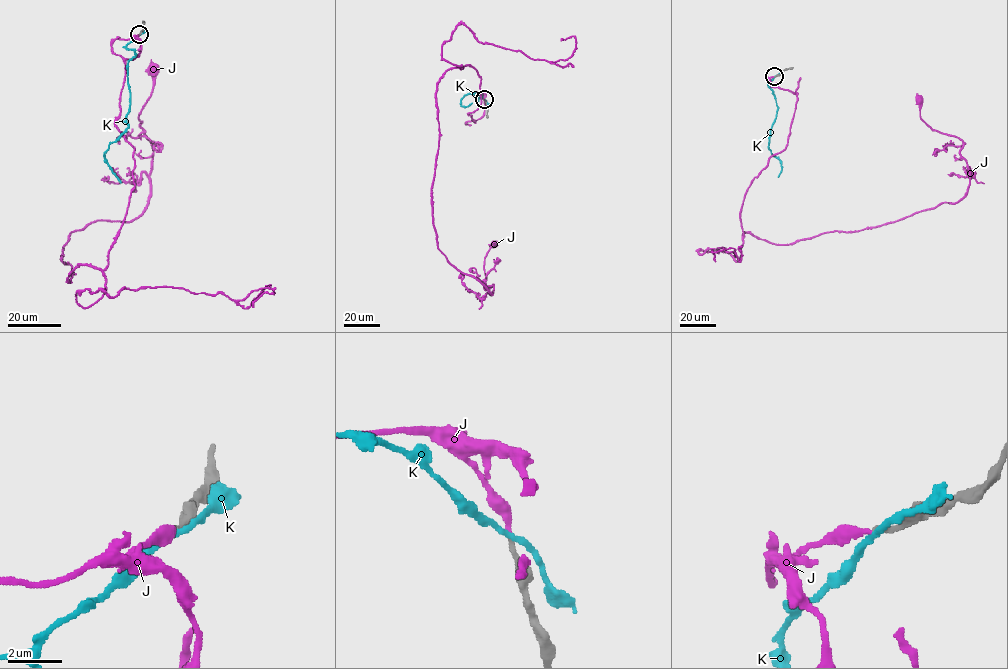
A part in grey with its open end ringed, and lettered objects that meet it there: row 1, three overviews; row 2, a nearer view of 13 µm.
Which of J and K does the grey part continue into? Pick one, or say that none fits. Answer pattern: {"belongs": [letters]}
{"belongs": ["J"]}

